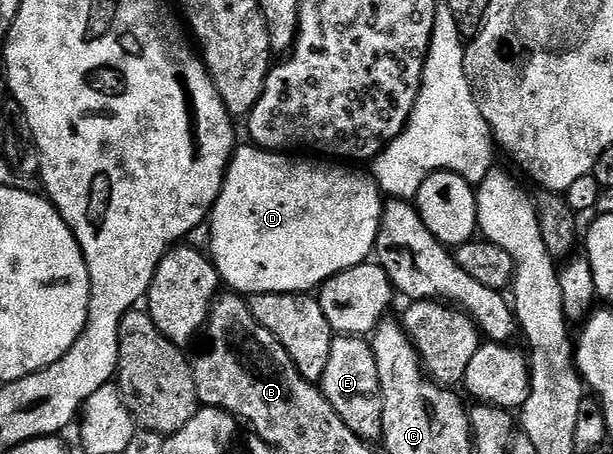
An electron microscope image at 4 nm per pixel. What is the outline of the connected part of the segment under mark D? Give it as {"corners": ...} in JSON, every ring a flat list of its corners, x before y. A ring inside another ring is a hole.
{"corners":[[254,144,246,145,240,145,232,153,231,160,227,164,227,174,223,177,223,191,219,193,219,199,215,201,215,207,212,208,209,215,209,227,211,226,209,257,214,262,215,270,218,272,224,287,230,288,240,296,250,296,252,294,306,295,308,292,318,291,319,287,328,282,333,276,337,276,354,266,360,266,372,257,385,205,384,195,381,193,374,177,368,176,366,173,364,173,365,175,354,174,351,171,354,169,332,164,327,160,308,160,303,156,288,156,283,152,261,150]]}

